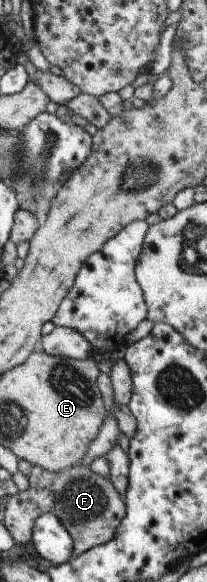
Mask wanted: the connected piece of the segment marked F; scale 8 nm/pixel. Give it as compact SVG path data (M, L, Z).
M85 464L73 466L61 473L50 472L34 466L29 474L29 485L37 489L48 489L56 495L55 514L67 525L74 539L72 559L95 546L111 541L119 529L128 507L110 476L102 476Z

